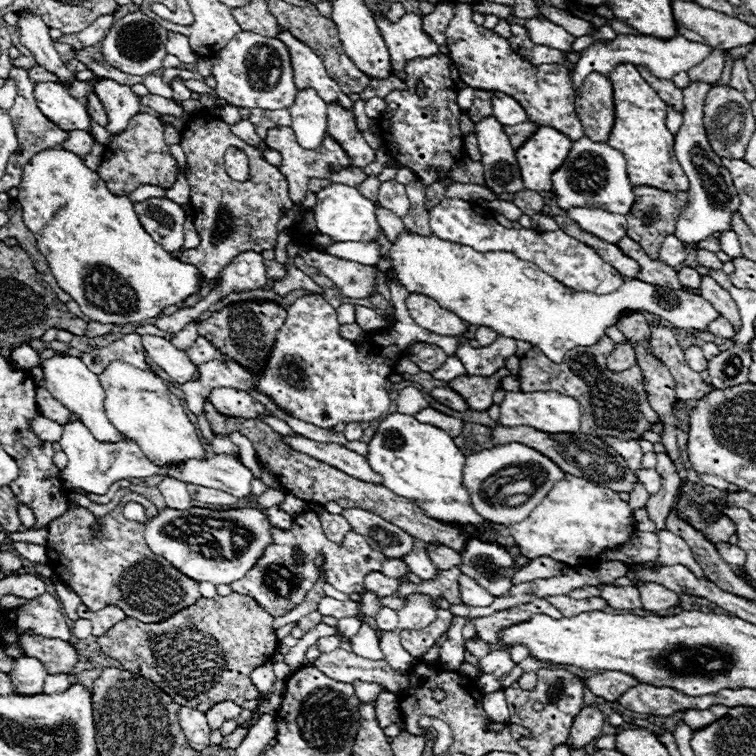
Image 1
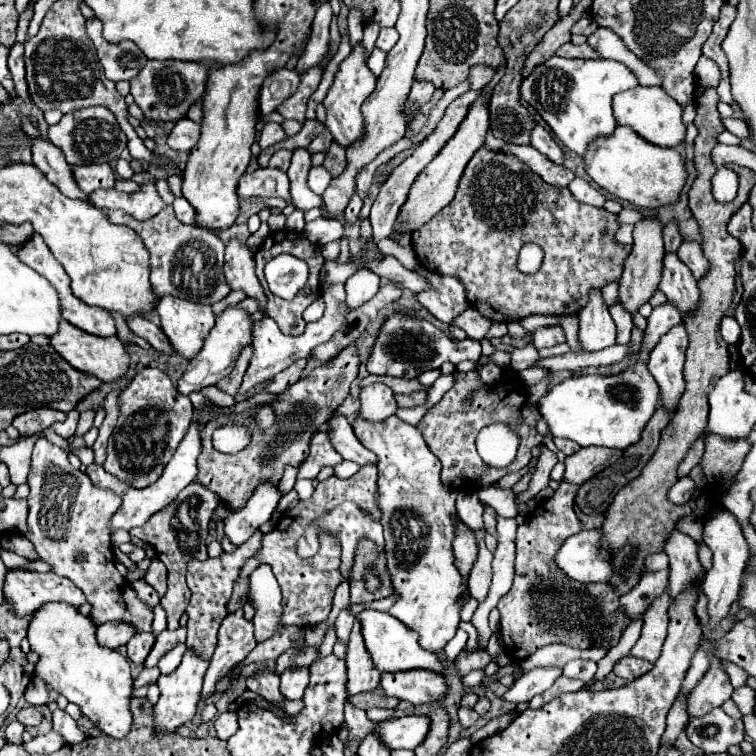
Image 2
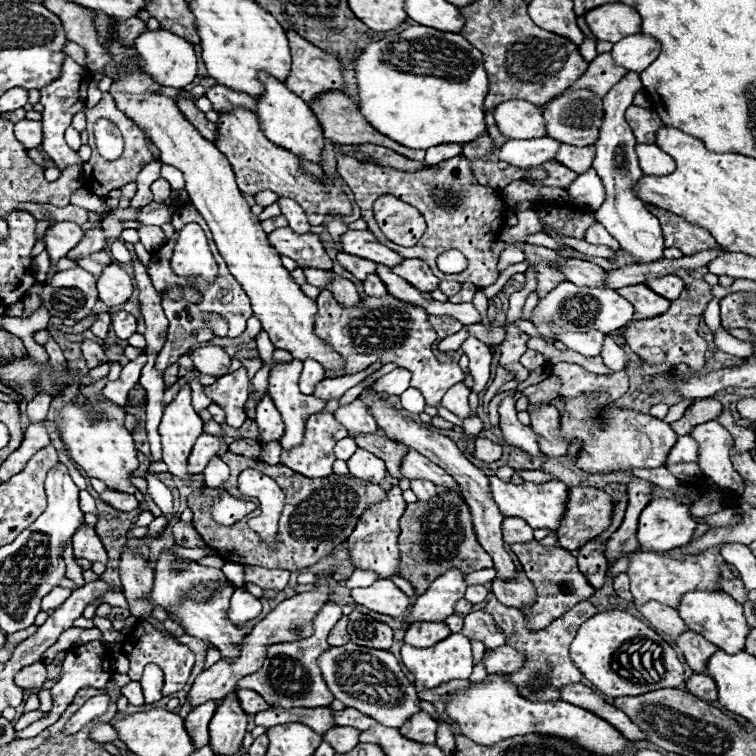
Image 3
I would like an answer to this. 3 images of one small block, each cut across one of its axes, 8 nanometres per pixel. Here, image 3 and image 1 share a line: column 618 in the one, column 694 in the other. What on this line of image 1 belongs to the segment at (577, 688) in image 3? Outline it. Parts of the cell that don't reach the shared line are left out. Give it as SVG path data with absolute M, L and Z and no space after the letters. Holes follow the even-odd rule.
M712 706L708 710L688 710L684 712L682 720L686 722L686 726L690 726L692 730L702 730L706 726L710 726L714 720L720 720L722 716L728 714L726 706Z

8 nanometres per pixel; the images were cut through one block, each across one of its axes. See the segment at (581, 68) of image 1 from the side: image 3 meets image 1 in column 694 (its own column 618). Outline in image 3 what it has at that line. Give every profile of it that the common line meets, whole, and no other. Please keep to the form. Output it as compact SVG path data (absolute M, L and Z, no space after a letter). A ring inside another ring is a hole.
M632 34L614 44L610 54L614 56L614 62L618 66L624 66L630 72L642 72L642 68L648 68L648 64L658 58L658 52L660 44L654 38Z

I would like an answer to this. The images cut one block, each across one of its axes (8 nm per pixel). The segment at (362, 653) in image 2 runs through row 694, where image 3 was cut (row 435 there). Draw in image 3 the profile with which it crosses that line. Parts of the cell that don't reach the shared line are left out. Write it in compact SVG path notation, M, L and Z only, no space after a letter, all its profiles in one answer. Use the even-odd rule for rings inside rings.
M360 398L346 404L346 406L340 406L334 412L334 416L348 430L350 436L360 434L360 432L374 432L378 428L370 408L366 408L366 404Z

